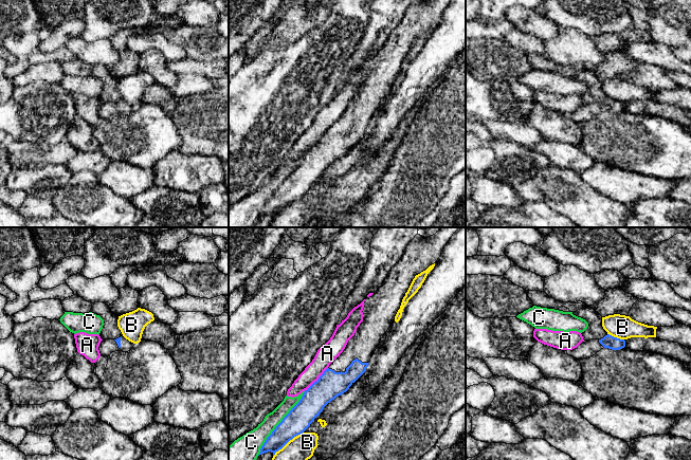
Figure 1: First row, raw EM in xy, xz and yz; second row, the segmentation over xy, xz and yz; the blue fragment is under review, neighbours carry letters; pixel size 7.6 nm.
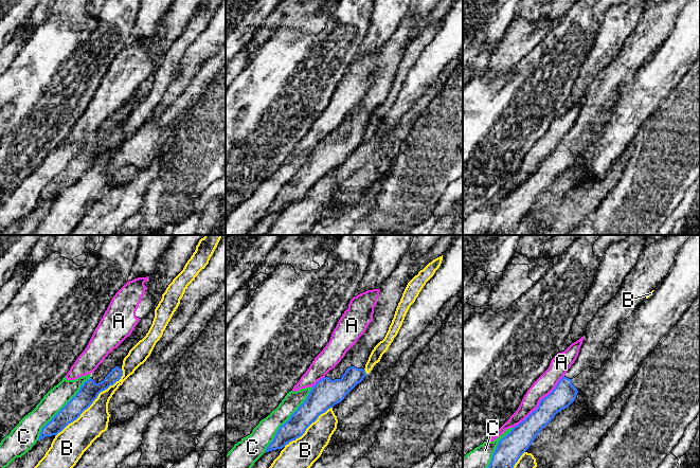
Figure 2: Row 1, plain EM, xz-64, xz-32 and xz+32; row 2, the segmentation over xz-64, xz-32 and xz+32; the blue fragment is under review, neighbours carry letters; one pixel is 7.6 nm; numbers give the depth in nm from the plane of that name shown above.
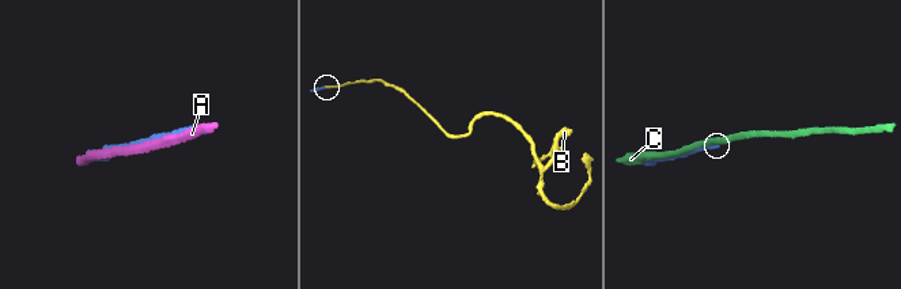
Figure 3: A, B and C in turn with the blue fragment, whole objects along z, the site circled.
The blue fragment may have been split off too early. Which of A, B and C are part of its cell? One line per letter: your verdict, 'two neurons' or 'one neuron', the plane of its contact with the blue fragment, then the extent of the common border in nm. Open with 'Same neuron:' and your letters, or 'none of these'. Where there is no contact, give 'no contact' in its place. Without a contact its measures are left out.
Same neuron: none of these
A: two neurons; contact in xz; length 260 nm
B: two neurons; contact in xz; length 300 nm
C: two neurons; contact in xz; length 600 nm

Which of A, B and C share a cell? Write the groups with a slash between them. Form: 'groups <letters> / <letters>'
groups A / B / C

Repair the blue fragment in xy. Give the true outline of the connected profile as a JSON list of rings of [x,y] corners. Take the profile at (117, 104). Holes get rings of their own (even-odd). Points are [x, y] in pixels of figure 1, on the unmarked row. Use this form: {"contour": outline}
{"contour": [[[121,99],[116,103],[103,103],[98,109],[98,113],[101,118],[108,119],[115,114],[128,115],[134,108],[124,99]]]}

